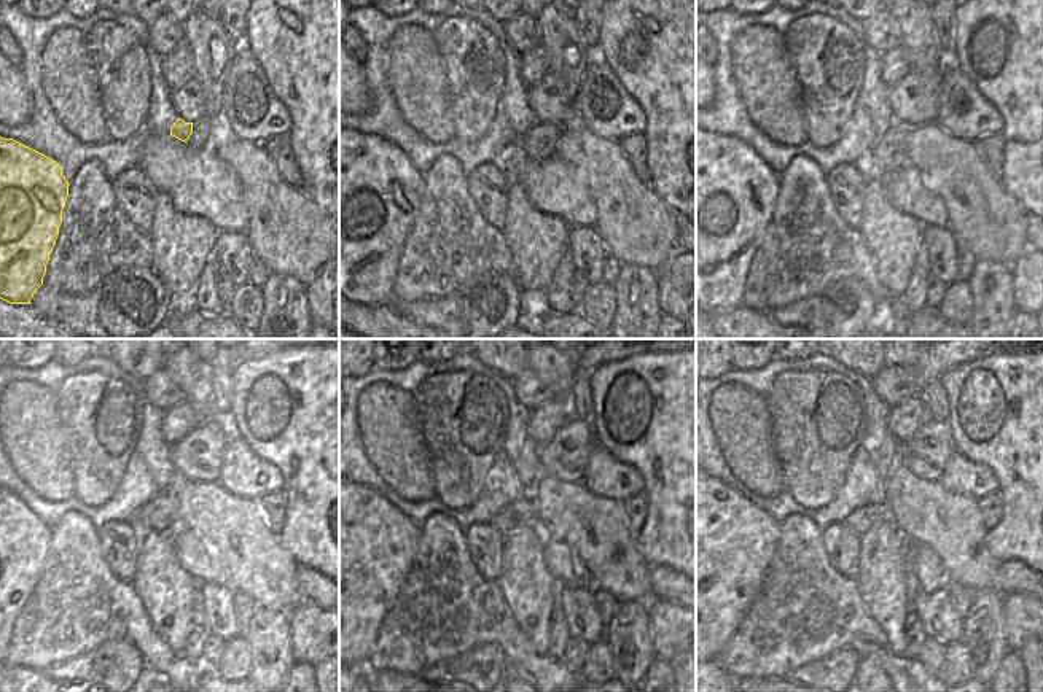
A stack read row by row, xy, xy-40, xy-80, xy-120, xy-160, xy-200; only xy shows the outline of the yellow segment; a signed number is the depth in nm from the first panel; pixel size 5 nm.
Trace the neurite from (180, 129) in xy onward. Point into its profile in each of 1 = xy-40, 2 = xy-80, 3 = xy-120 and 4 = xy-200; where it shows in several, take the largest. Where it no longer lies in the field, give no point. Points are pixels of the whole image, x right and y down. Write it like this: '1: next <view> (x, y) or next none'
1: next xy-40 (539, 143)
2: next xy-80 (889, 151)
3: next xy-120 (163, 514)
4: next xy-200 (862, 519)

